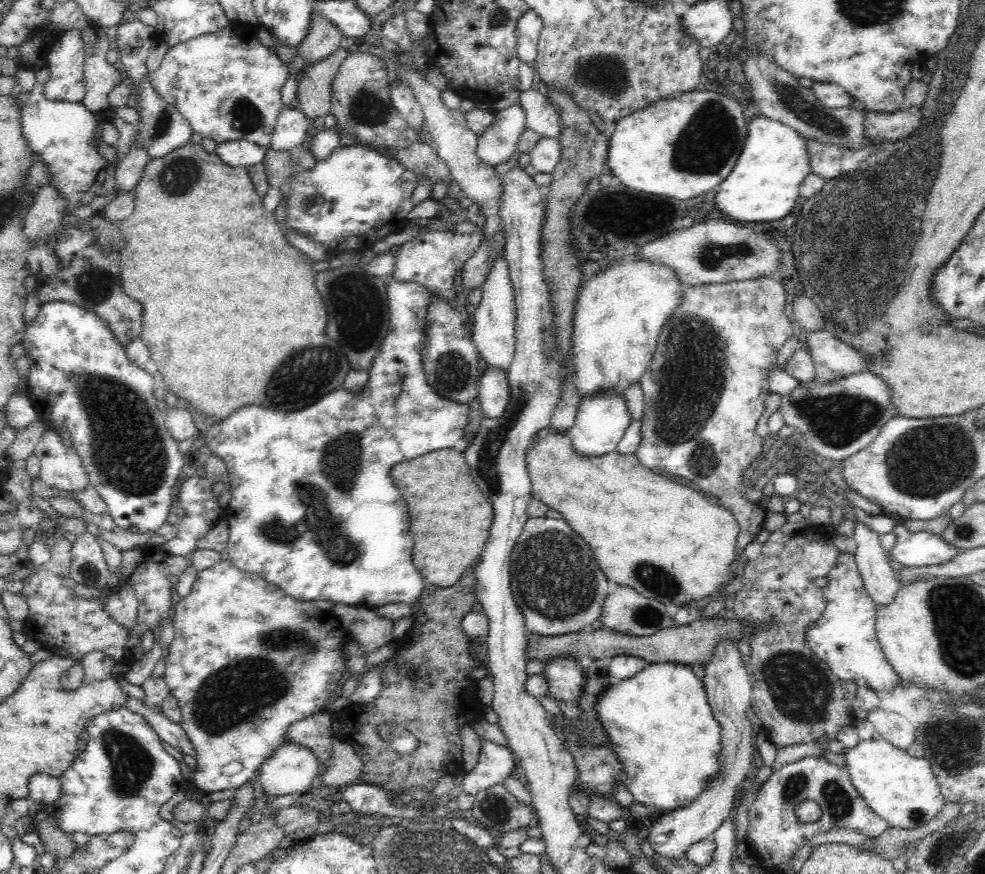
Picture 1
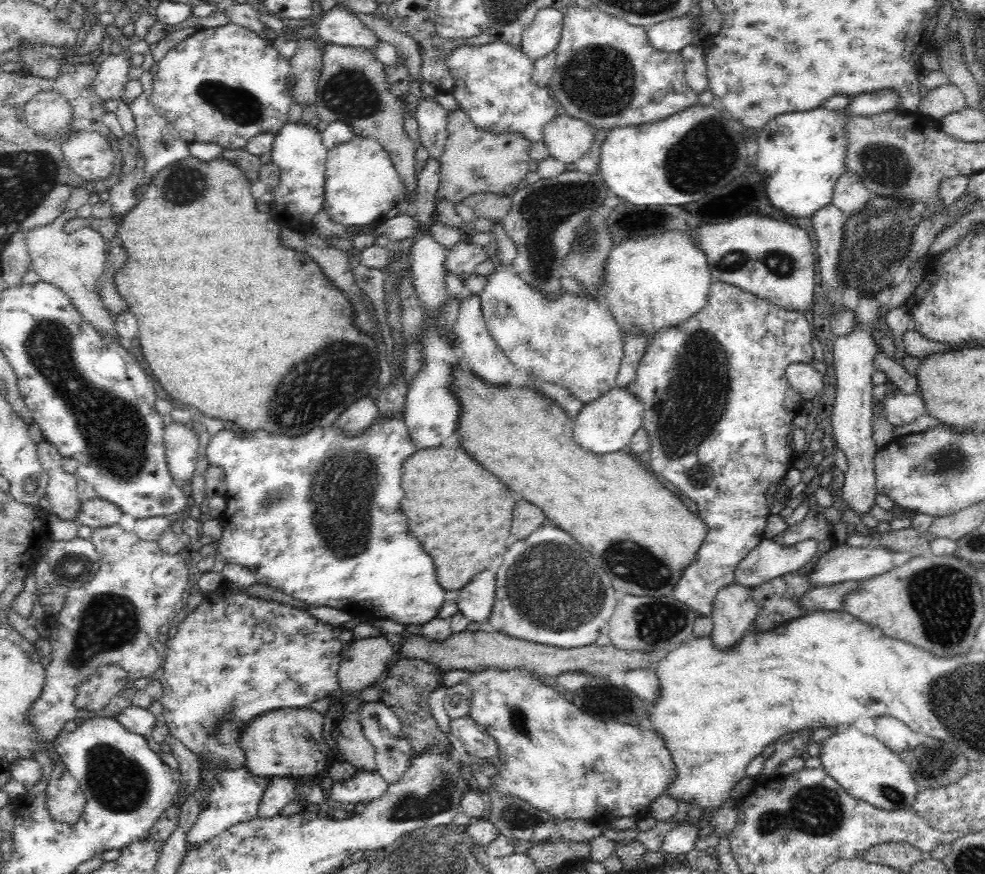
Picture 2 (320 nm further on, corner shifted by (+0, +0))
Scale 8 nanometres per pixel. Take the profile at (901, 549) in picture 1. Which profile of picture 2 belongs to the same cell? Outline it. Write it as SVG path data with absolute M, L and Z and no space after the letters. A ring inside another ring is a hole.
M846 543L834 546L828 552L825 552L819 559L816 559L816 565L808 576L810 588L825 587L846 583L849 581L864 581L889 572L893 568L892 551L880 547L880 545L853 547Z

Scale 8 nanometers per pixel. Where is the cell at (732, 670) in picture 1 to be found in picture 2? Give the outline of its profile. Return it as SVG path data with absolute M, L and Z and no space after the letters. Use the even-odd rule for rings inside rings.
M734 582L728 584L728 586L724 586L724 588L720 588L716 592L712 602L710 618L713 624L711 637L714 646L718 650L724 650L725 647L734 646L742 638L742 634L747 632L748 625L755 621L758 605L752 598L752 590L753 588L750 586Z

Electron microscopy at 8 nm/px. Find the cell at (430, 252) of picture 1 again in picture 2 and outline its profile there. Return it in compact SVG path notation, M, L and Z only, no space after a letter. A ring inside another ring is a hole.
M465 237L460 243L456 244L446 252L444 263L445 270L450 270L463 282L474 272L480 262L492 257L492 246L481 247L468 241Z

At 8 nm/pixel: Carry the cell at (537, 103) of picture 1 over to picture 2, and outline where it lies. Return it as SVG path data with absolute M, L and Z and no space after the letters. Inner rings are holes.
M570 115L557 116L543 128L543 141L552 157L563 163L575 163L592 146L595 128Z

